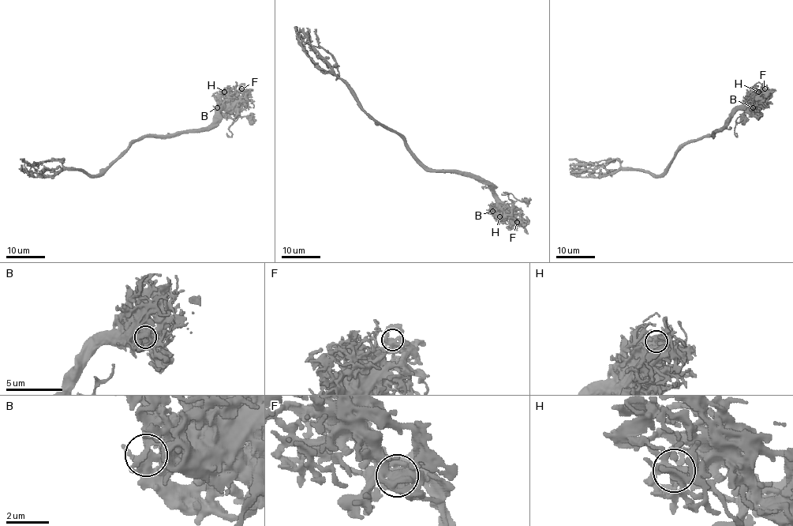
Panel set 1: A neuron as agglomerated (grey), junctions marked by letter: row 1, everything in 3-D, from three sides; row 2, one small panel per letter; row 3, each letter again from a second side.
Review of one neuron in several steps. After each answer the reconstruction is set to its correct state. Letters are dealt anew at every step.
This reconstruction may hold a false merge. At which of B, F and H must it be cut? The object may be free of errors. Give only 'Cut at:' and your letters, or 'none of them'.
Cut at: B

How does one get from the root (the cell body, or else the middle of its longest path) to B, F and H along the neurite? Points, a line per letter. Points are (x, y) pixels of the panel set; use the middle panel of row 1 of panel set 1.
B: (406, 143), (409, 149), (431, 168), (477, 175), (496, 196), (496, 207), (492, 210)
F: (406, 143), (409, 149), (431, 168), (477, 175), (517, 222)
H: (406, 143), (409, 149), (431, 168), (477, 175), (494, 195), (494, 212), (499, 216)

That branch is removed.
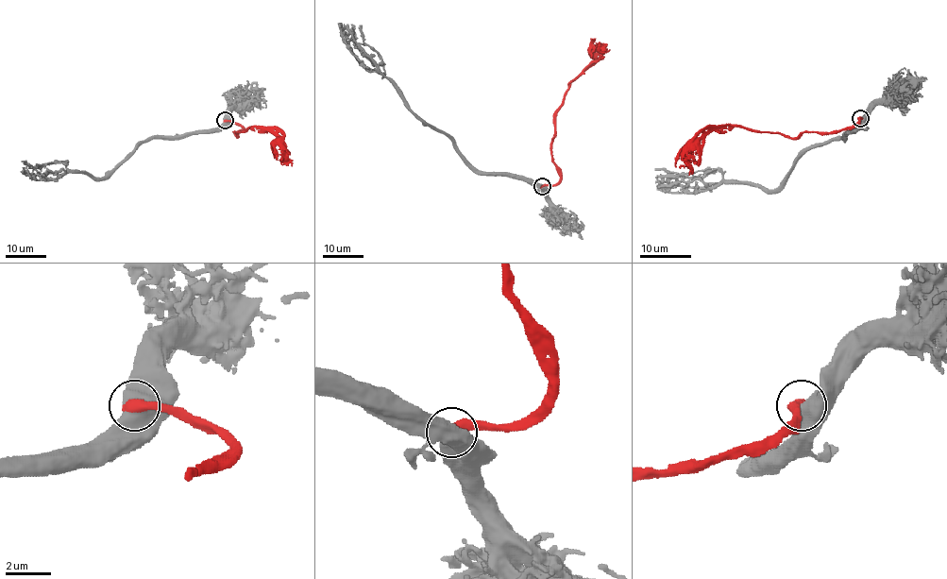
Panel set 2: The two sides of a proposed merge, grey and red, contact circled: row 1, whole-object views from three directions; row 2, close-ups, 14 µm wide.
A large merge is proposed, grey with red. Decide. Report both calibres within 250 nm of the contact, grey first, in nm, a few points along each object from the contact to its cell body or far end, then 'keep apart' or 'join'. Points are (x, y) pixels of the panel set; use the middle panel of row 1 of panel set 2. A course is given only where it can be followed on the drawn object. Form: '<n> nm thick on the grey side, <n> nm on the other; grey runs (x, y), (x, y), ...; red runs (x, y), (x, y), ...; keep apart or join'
900 nm thick on the grey side, 550 nm on the other; grey runs (542, 186), (506, 176), (481, 175), (447, 136), (411, 110), (390, 80), (360, 62), (339, 23); red runs (542, 186), (554, 185), (559, 179), (551, 139), (555, 111), (564, 93), (603, 54), (603, 48), (609, 49); join

